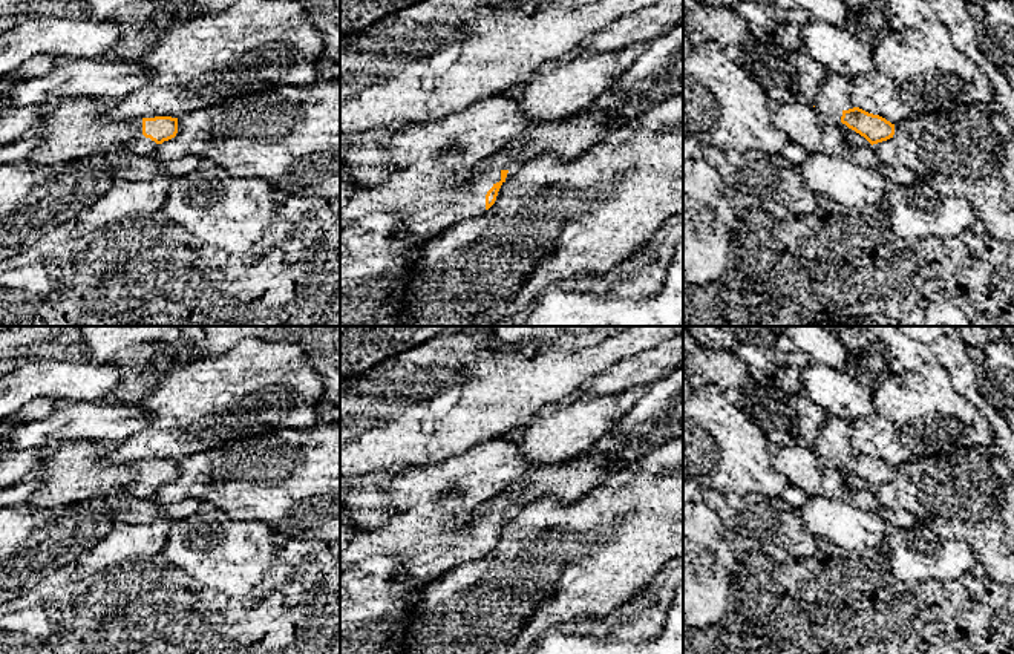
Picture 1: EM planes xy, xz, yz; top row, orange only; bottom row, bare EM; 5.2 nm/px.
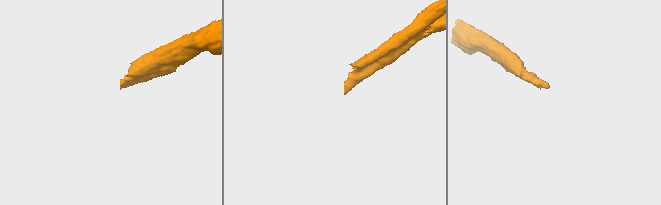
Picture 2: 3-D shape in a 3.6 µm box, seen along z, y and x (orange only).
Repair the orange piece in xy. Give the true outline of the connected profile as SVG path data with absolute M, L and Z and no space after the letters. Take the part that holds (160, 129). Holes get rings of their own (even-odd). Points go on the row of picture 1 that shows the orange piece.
M81 96L58 101L34 132L41 139L25 162L40 168L92 155L116 156L124 150L149 155L178 133L178 118L172 116L106 121L103 115L109 106L101 100Z

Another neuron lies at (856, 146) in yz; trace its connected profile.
M844 127L847 156L858 165L882 173L891 184L911 185L921 179L904 167L888 167L875 153L873 146L855 130Z

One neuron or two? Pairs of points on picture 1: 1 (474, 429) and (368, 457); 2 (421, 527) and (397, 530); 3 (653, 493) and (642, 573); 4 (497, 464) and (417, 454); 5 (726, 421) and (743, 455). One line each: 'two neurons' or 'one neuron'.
1: one neuron
2: one neuron
3: one neuron
4: two neurons
5: one neuron

